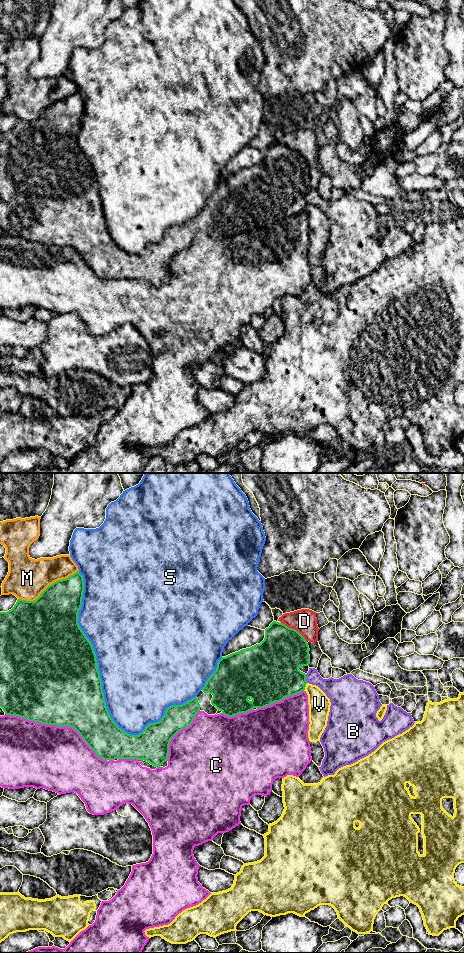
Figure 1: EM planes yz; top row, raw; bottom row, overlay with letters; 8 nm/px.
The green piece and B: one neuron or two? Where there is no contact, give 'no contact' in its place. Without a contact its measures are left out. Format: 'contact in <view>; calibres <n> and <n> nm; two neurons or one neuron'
contact in yz; calibres 400 and 160 nm; two neurons

